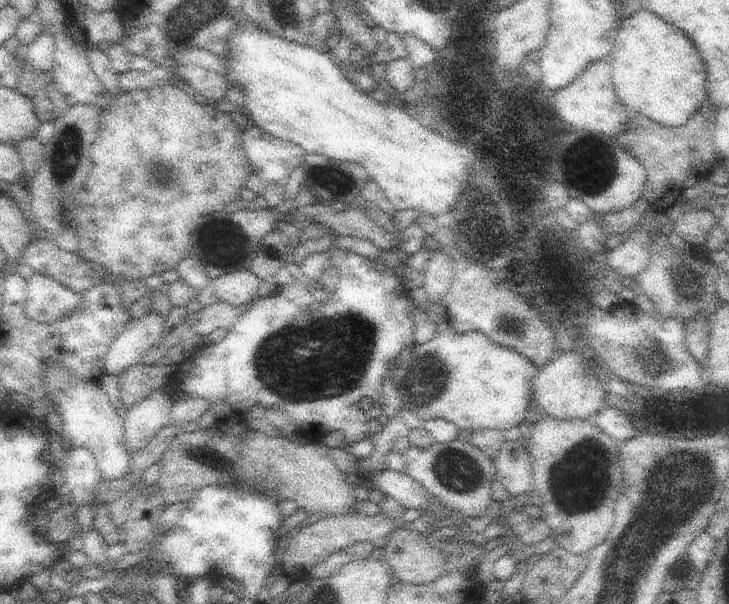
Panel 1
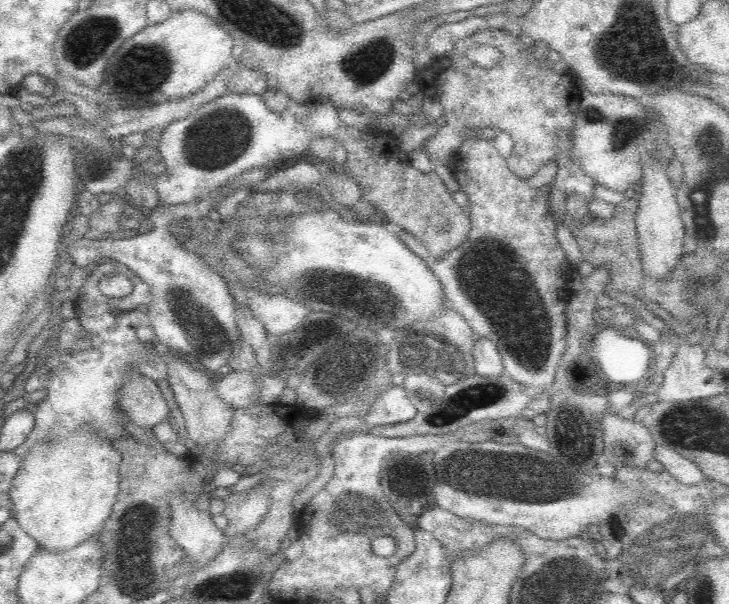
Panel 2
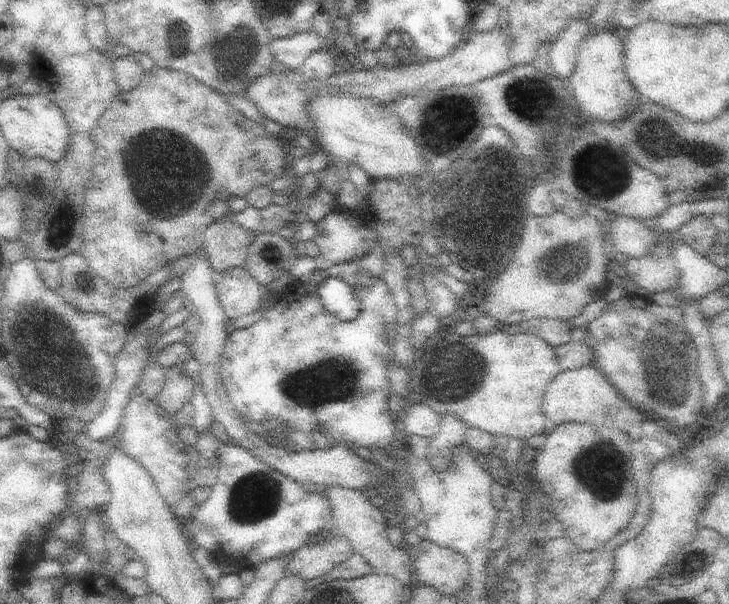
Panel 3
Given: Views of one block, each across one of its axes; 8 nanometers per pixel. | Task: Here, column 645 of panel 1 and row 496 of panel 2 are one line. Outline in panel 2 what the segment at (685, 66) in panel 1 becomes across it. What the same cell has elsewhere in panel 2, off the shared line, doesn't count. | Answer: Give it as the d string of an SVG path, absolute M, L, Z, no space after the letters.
M76 432L36 444L22 462L10 488L16 526L28 538L38 540L38 548L44 548L48 554L78 548L106 524L120 494L120 468L122 454L96 432Z

